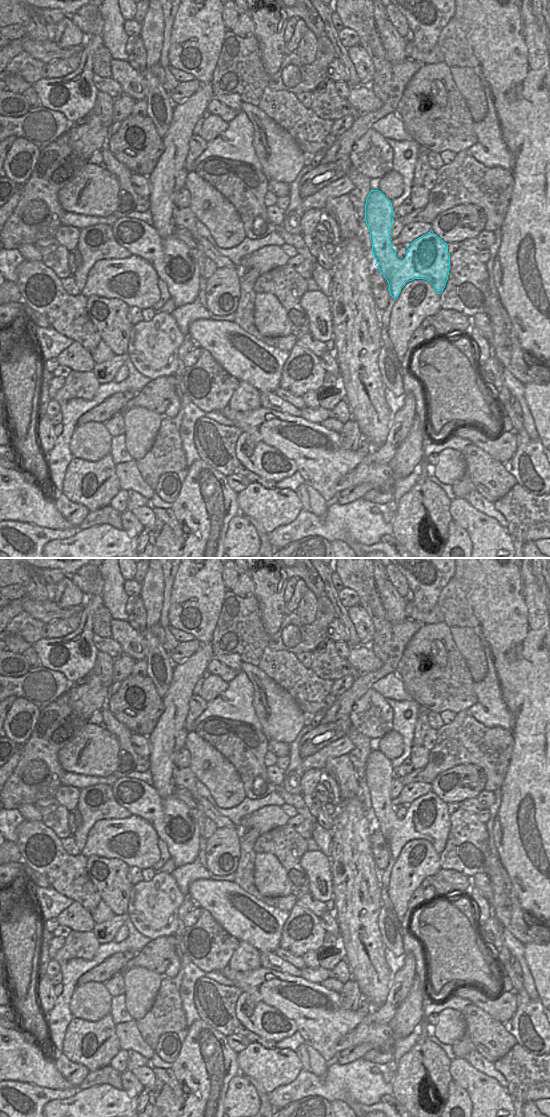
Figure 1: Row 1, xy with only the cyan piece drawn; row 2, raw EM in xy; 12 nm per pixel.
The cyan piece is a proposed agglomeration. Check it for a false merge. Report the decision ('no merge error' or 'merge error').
no merge error

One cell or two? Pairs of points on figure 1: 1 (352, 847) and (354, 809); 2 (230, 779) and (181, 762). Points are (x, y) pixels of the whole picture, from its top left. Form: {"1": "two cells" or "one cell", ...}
{"1": "one cell", "2": "two cells"}

